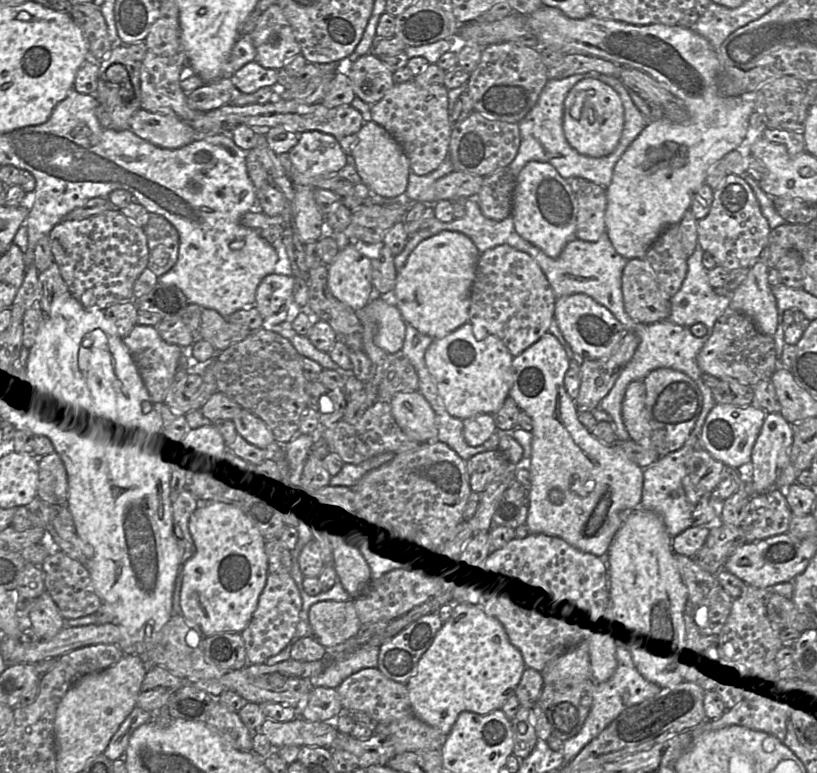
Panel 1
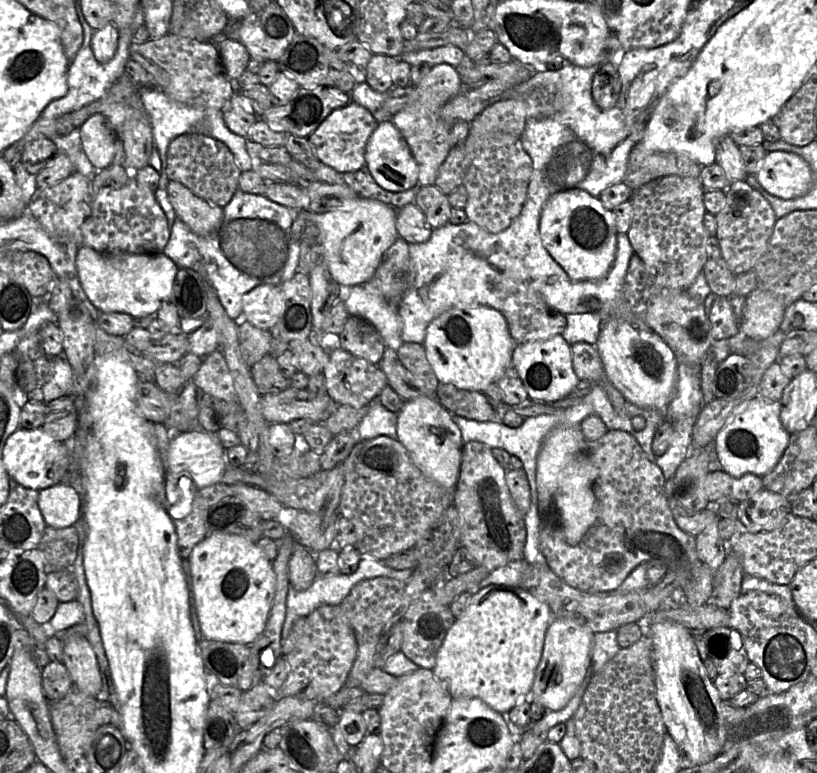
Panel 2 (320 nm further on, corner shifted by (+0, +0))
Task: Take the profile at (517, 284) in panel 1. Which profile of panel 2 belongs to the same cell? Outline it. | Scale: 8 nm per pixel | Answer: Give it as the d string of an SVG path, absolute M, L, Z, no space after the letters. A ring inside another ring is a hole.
M527 290L519 296L519 313L507 324L514 343L520 345L561 335L567 321L565 315L547 307L537 290Z

